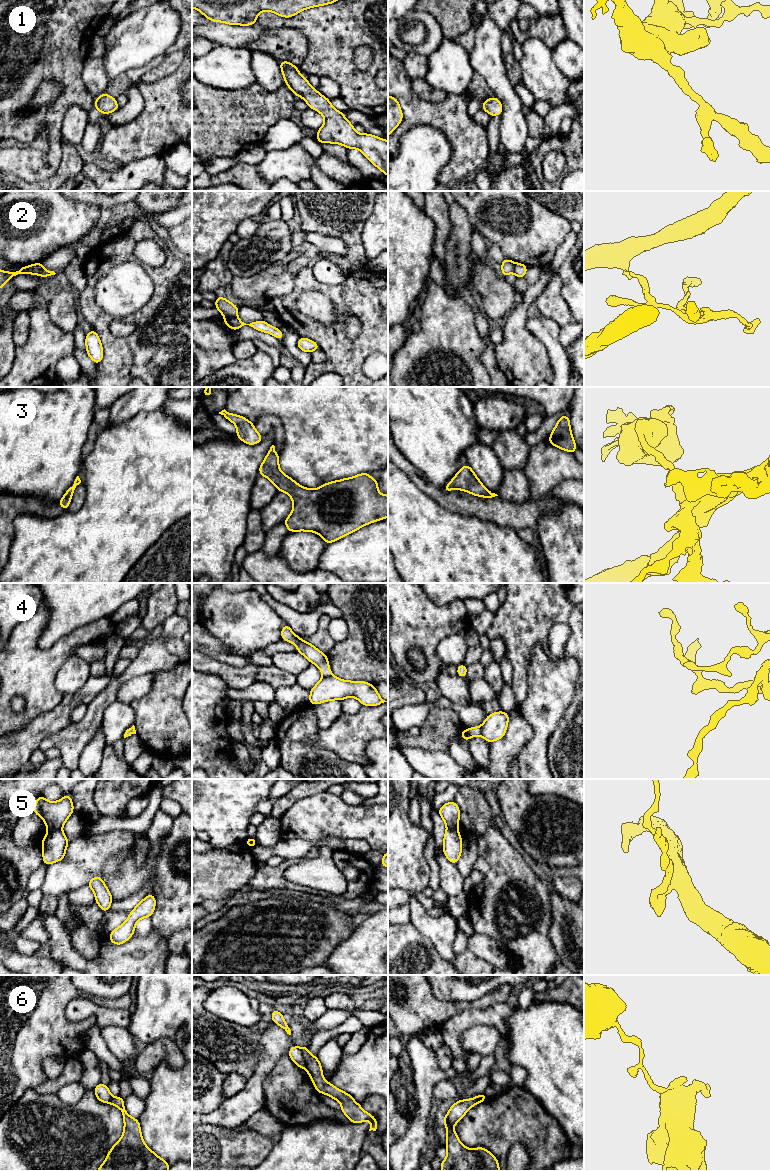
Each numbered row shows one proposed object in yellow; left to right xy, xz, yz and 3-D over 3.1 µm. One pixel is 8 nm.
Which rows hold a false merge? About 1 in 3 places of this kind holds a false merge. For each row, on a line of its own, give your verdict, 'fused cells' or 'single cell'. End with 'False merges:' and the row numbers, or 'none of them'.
1: single cell
2: fused cells
3: single cell
4: fused cells
5: fused cells
6: fused cells
False merges: 2, 4, 5, 6

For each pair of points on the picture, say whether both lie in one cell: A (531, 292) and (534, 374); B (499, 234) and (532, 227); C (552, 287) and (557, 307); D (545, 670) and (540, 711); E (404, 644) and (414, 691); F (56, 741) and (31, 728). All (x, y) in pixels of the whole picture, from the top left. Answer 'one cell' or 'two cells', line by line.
A: one cell
B: one cell
C: one cell
D: one cell
E: two cells
F: two cells

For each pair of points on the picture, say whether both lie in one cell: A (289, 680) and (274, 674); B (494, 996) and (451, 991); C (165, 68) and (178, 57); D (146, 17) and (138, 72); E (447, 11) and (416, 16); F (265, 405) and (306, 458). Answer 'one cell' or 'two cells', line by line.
A: one cell
B: two cells
C: one cell
D: two cells
E: two cells
F: one cell

